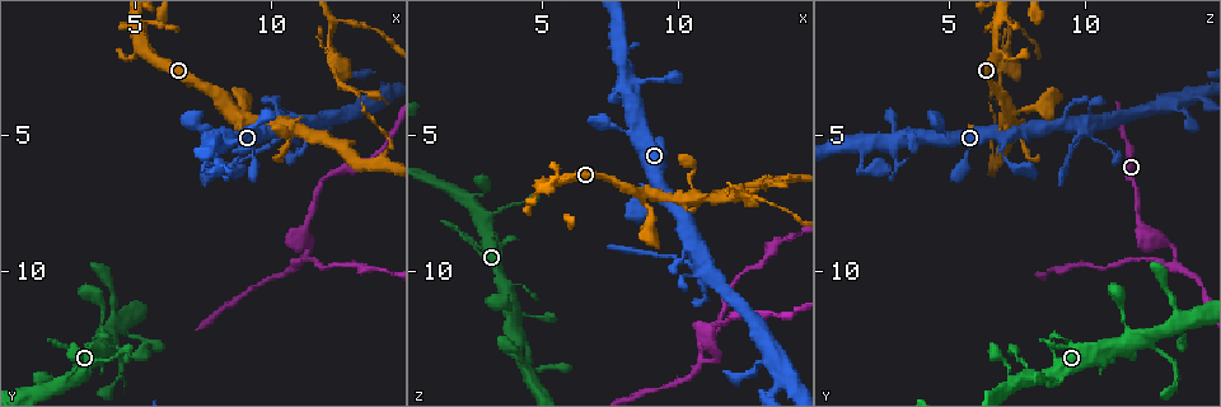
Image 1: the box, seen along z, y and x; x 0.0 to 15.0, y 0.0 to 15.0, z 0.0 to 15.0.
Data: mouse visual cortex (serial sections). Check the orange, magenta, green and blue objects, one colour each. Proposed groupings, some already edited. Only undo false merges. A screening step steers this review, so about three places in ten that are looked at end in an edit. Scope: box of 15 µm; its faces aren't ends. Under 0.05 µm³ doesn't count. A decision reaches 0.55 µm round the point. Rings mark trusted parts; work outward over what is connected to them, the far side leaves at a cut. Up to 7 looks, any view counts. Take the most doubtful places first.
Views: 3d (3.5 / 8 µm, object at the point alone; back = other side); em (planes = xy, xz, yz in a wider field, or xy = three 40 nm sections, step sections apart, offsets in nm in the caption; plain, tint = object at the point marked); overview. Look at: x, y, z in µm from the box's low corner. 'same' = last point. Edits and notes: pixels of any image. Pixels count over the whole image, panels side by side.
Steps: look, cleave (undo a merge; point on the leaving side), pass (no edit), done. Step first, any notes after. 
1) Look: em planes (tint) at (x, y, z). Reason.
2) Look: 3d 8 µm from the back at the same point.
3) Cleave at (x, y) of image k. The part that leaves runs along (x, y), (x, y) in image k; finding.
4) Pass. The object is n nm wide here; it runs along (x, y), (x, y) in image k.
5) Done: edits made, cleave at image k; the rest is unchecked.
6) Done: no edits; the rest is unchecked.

Look: em xy step 3 (tint) at (4.4, 14.1, 13.3). A narrow waist.

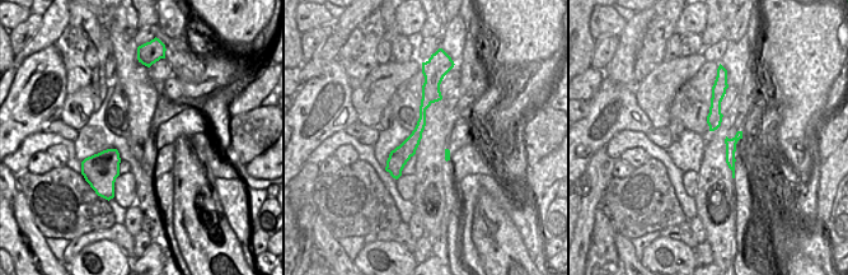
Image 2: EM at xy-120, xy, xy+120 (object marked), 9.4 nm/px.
Look: 3d 3.5 µm at the same point. See where the arms go.

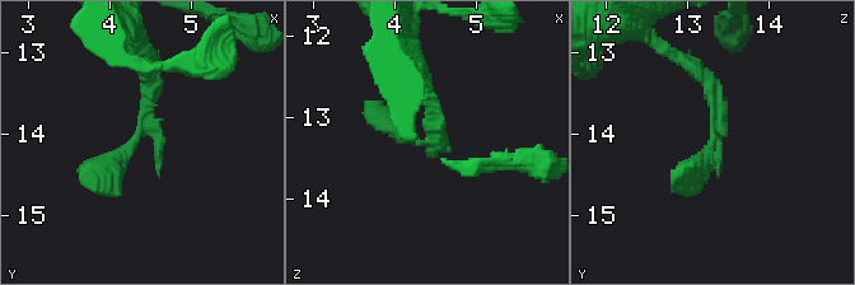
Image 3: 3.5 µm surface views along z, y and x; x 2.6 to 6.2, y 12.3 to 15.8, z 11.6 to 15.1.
Pass. It runs along (145, 66), (141, 134), (79, 172) in image 3; all the same cell.

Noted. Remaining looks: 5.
Look: 3d 3.5 µm at (10.8, 9.9, 13.3). Thin neck.

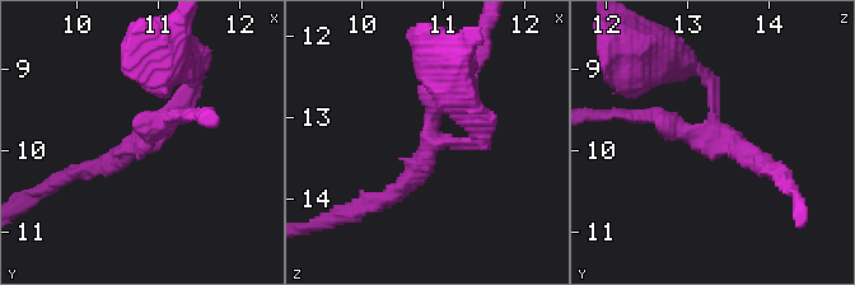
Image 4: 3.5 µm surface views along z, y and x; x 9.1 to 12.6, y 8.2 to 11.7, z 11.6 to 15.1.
Look: em xy step 3 (tint) at (10.95, 9.80, 13.30). 3 arms meet here; the arms are 150, 200, 250 nm wide; now the EM.

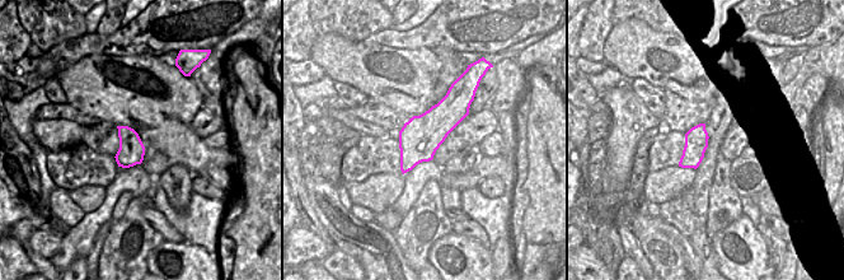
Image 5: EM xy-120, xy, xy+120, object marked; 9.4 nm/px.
Pass. The object is 400 nm wide here; it runs along (696, 69), (713, 88), (713, 135), (644, 116) in image 4; all the same cell.

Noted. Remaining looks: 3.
Look: 3d 3.5 µm from the back at (13.9, 5.9, 6.6). A narrow waist.

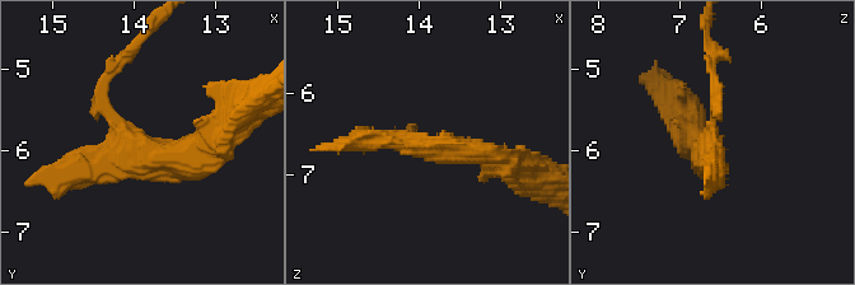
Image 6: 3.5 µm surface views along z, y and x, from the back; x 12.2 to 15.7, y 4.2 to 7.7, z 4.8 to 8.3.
Look: em xy step 1 (tint) at (14.00, 6.00, 6.65). 3 arms meet here; the arms are 150, 250, 300 nm wide; now the EM.

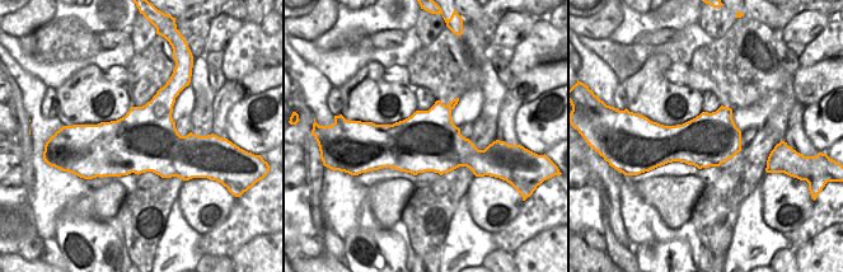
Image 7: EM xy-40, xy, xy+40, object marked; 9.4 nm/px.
Cleave at (112, 69) of image 6. The part that leaves runs along (111, 113), (103, 82), (143, 34) in image 6; two cells meet here.

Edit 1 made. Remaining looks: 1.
Done: edits made, cleave at image 6; the rest is unchecked.

